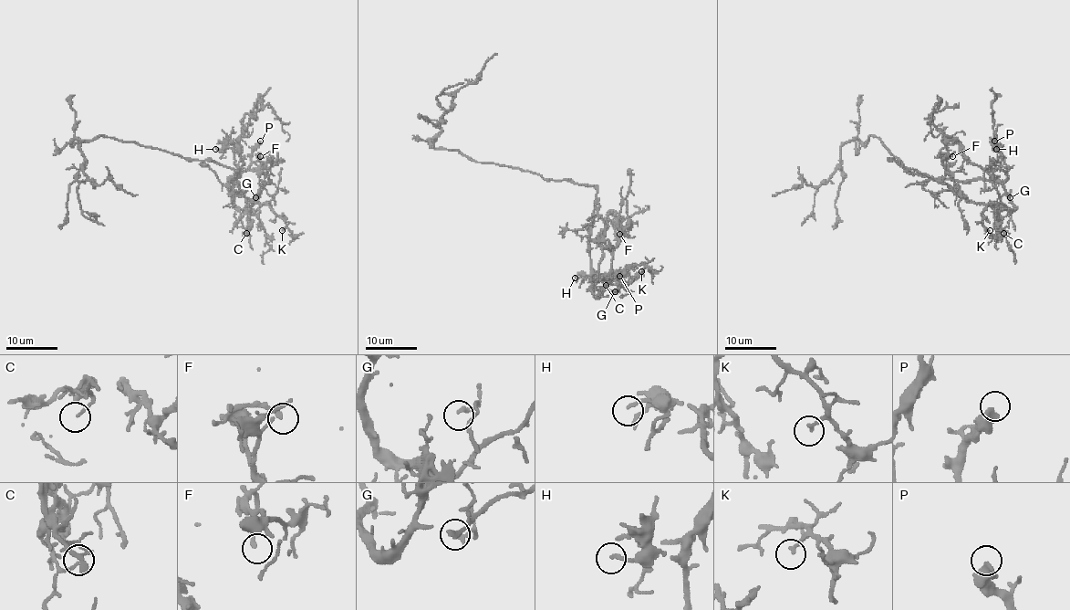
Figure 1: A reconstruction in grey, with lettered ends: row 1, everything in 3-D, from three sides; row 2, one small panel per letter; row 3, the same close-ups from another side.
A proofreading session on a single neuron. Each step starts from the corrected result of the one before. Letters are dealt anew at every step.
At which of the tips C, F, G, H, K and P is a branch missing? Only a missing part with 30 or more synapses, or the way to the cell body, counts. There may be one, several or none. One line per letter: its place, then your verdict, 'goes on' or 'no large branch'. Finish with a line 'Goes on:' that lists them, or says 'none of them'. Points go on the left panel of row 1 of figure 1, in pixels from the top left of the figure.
C: at (246, 233); no large branch
F: at (260, 156); no large branch
G: at (255, 197); no large branch
H: at (215, 149); no large branch
K: at (282, 230); no large branch
P: at (260, 141); no large branch
Goes on: none of them

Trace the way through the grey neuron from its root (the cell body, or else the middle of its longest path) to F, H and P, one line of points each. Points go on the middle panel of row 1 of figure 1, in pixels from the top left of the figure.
F: (571, 180), (597, 190), (589, 239), (590, 289), (596, 295), (606, 285), (621, 226), (617, 225), (619, 234)
H: (571, 180), (597, 190), (589, 256), (590, 279), (600, 289), (594, 286), (589, 275), (575, 278)
P: (571, 180), (597, 190), (589, 239), (590, 279), (600, 289), (619, 276)

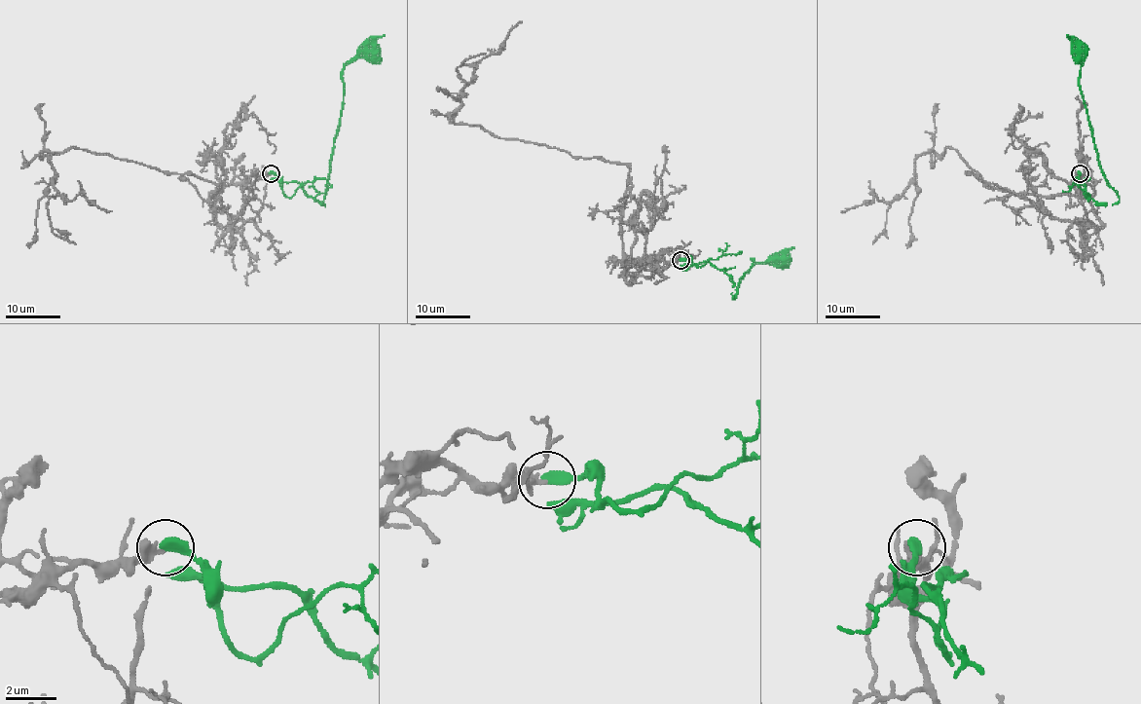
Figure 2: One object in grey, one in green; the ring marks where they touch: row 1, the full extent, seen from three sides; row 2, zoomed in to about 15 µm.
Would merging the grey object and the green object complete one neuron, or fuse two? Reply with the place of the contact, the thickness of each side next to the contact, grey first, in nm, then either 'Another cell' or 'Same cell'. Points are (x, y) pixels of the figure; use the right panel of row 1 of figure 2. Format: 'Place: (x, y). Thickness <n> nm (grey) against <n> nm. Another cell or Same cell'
Place: (1080, 173). Thickness 360 nm (grey) against 460 nm. Same cell

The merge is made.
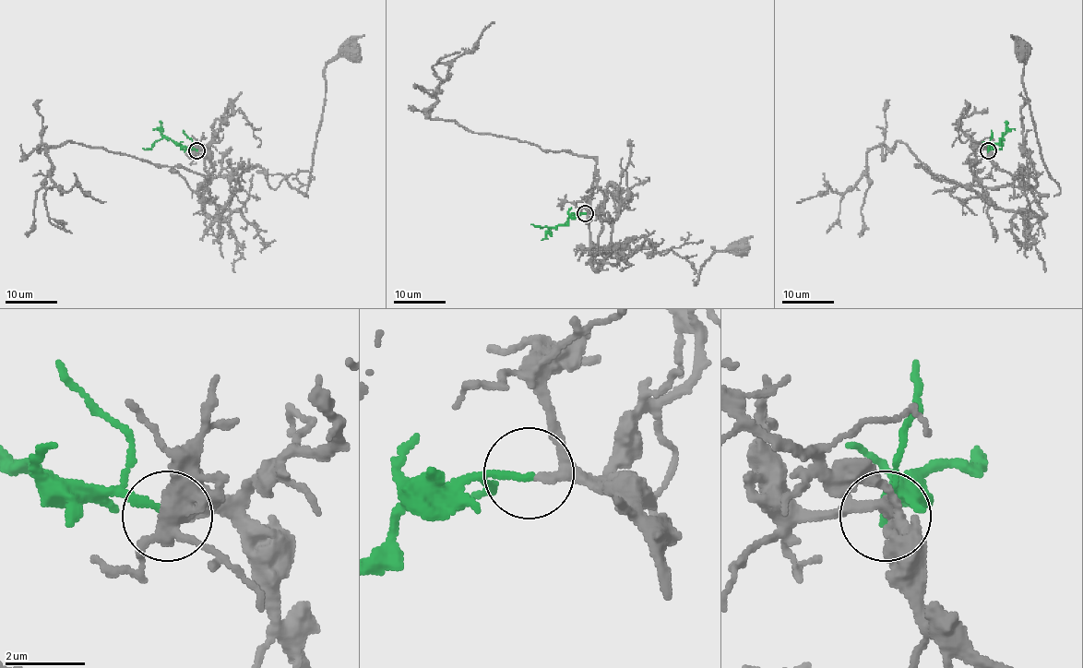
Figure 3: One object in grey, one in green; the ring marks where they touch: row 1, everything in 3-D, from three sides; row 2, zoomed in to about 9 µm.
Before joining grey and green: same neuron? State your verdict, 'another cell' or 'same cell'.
same cell

